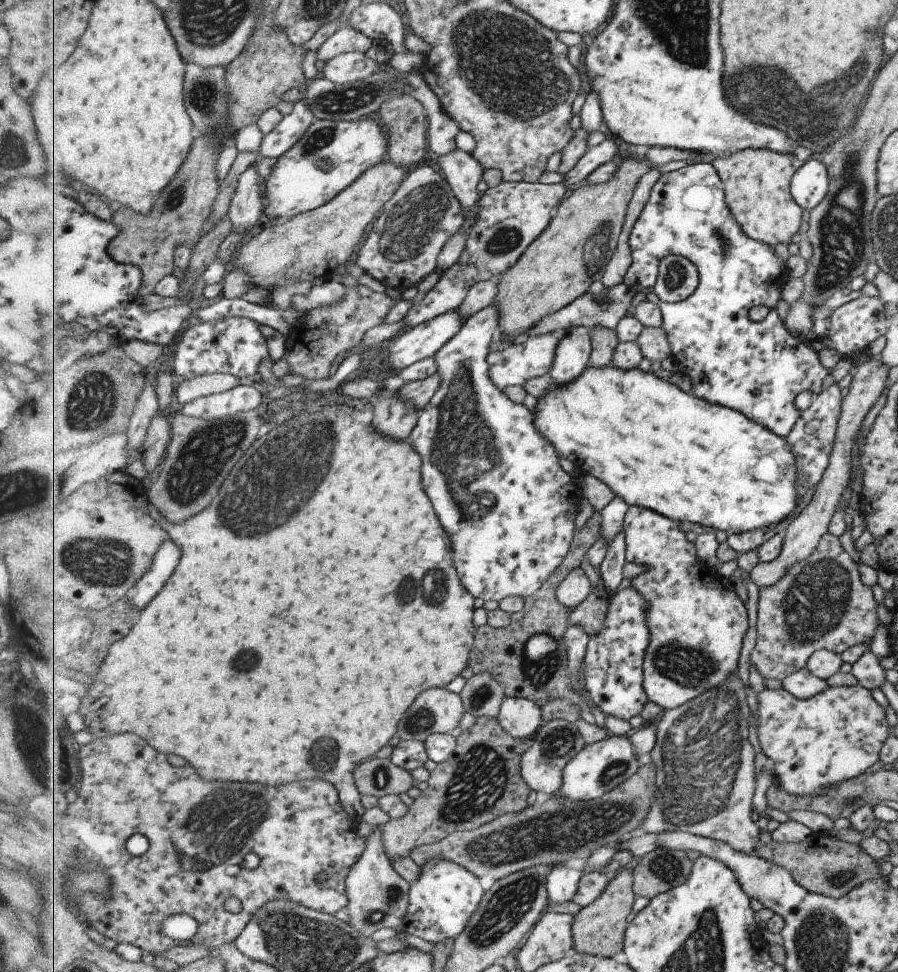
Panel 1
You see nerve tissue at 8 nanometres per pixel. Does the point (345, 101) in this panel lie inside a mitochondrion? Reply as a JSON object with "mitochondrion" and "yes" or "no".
{"mitochondrion":"yes"}

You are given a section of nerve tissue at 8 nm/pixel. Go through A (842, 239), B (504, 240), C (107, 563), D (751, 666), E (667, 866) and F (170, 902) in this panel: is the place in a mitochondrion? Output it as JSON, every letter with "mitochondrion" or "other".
{"A":"mitochondrion","B":"mitochondrion","C":"mitochondrion","D":"other","E":"mitochondrion","F":"other"}

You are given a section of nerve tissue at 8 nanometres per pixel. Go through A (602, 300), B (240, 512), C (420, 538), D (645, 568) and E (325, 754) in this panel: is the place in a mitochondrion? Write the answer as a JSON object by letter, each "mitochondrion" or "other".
{"A":"other","B":"mitochondrion","C":"other","D":"other","E":"mitochondrion"}

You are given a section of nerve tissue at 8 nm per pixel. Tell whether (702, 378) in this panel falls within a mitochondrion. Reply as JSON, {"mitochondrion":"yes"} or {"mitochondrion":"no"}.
{"mitochondrion":"no"}

